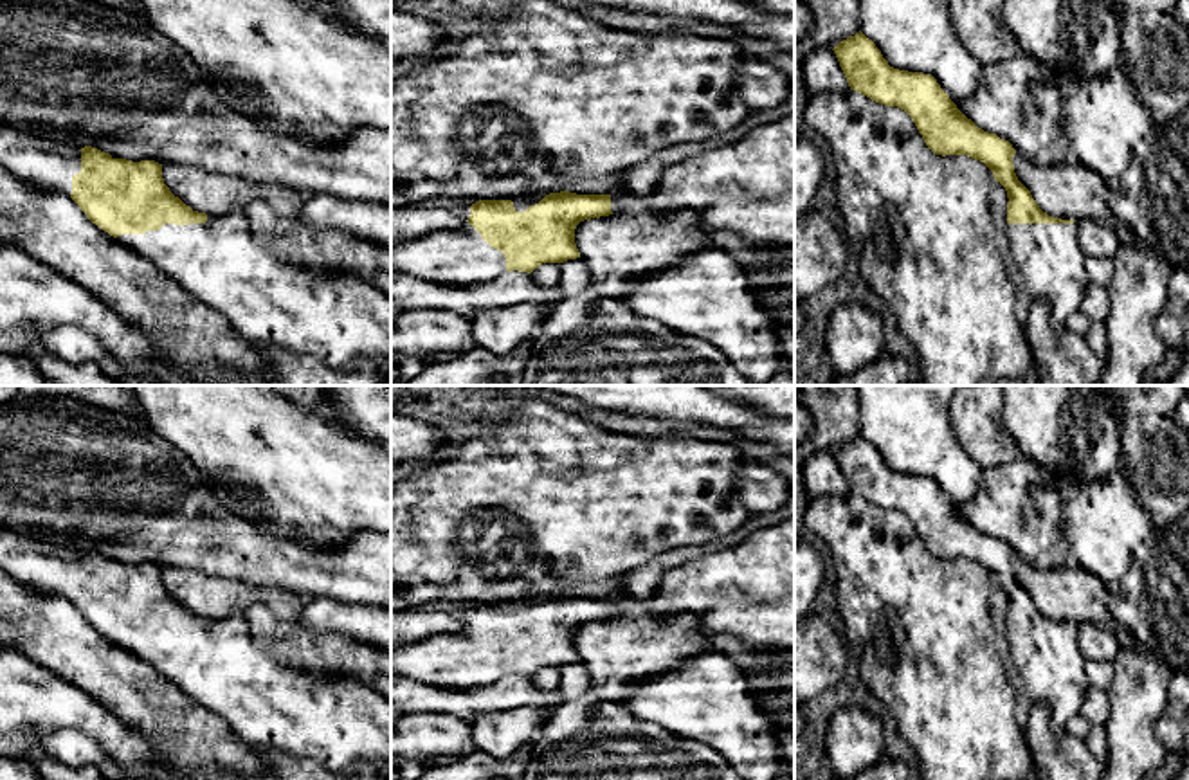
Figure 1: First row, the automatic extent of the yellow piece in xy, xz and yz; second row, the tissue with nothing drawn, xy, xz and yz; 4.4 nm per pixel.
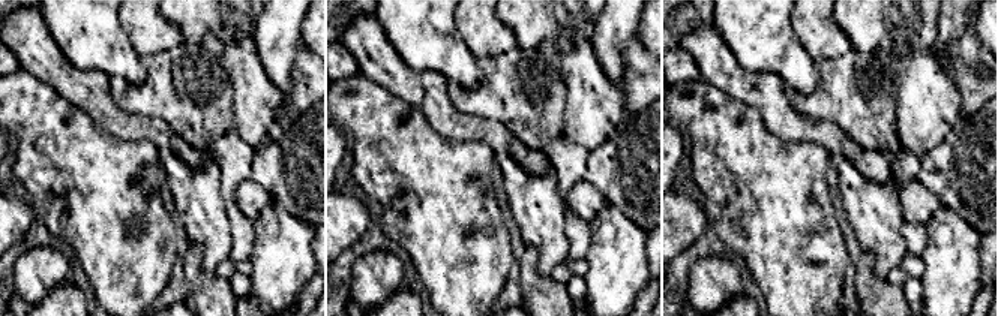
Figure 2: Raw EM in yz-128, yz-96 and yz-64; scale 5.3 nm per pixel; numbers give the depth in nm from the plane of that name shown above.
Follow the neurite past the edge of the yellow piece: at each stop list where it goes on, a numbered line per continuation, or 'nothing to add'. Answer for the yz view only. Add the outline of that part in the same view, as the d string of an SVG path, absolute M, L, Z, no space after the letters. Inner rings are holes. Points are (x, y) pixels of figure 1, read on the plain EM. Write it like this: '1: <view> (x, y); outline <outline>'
1: yz (1069, 595); outline M1014 557L1012 567L1018 584L1048 620L1076 625L1095 623L1112 629L1121 648L1137 645L1131 632L1108 609L1106 584L1097 576L1070 564L1057 569L1038 569L1020 557Z

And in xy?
1: xy (206, 595); outline M164 566L162 582L175 600L207 620L245 614L250 607L263 605L288 621L297 620L306 605L306 598L288 589L254 585L193 567Z

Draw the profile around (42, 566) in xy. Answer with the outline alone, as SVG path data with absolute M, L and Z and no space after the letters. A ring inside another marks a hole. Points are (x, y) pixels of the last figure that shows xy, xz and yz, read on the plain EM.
M0 524L0 569L36 594L70 600L72 580L81 575L81 551Z

